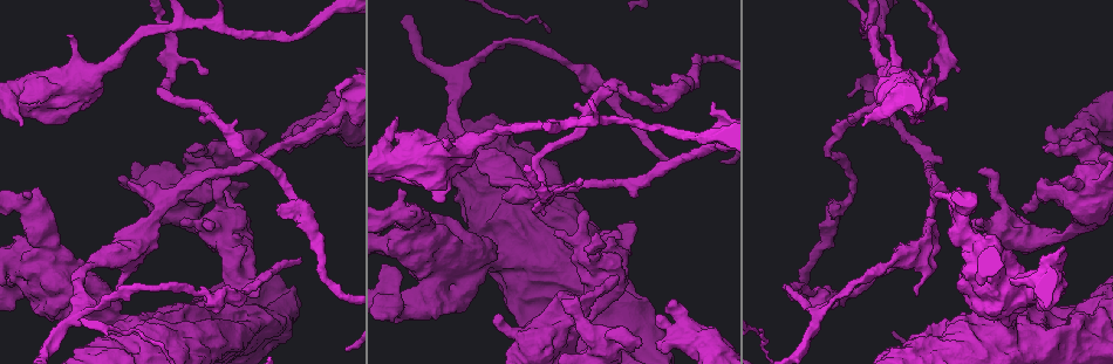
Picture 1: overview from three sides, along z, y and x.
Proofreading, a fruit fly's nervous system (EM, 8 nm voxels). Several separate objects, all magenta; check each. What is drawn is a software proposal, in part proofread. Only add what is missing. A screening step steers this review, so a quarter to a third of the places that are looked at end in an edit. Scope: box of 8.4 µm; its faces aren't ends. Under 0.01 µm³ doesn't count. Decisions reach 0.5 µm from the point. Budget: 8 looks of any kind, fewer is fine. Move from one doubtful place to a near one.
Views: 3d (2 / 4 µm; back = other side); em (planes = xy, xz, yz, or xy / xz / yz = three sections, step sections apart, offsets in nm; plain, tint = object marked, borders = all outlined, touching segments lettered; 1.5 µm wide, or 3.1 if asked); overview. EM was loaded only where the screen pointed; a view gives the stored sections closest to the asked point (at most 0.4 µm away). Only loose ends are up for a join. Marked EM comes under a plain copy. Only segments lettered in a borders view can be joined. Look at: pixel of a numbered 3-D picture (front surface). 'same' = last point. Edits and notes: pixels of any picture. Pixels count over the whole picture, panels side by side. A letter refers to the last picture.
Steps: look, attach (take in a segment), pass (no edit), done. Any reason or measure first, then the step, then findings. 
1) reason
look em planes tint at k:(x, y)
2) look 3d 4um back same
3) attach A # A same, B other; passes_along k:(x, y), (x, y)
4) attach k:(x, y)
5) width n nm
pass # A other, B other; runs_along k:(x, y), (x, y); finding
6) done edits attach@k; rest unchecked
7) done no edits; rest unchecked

an open end
look em planes borders at 1:(917, 294)

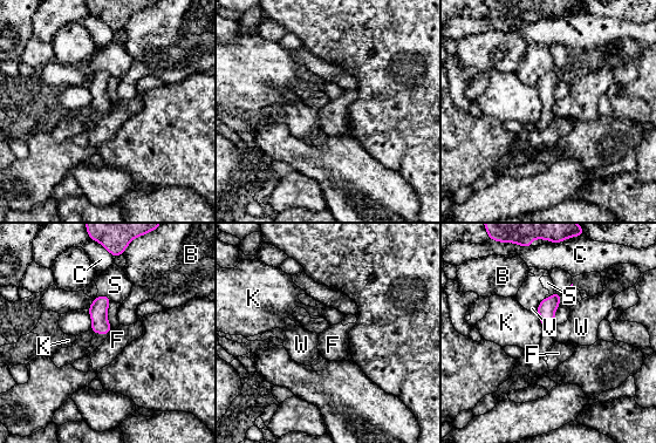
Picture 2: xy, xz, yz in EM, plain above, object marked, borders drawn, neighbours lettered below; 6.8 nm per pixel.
pass # B other, C other, F other, K other, S other, V other, W other; border 2:(555, 325), (552, 333); none of them fits

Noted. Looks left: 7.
free end
look em planes borders at 1:(256, 128)

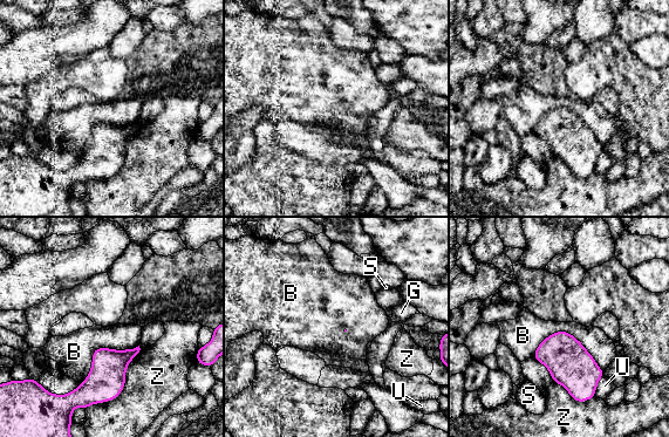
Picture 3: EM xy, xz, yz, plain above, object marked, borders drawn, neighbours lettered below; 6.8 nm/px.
pass # B other, G other, S other, U other, Z other; border 3:(532, 356), (568, 332), (602, 370); none of them fits

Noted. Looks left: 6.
an open end
look em yz step 8 borders at 1:(301, 258)

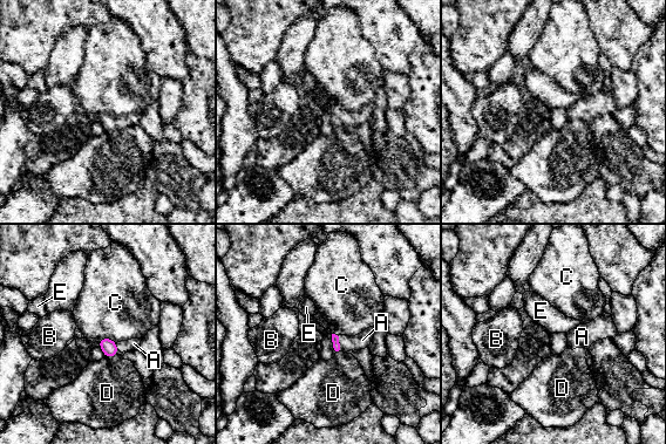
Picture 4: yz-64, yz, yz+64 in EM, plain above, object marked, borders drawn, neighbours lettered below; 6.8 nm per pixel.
look em planes borders same

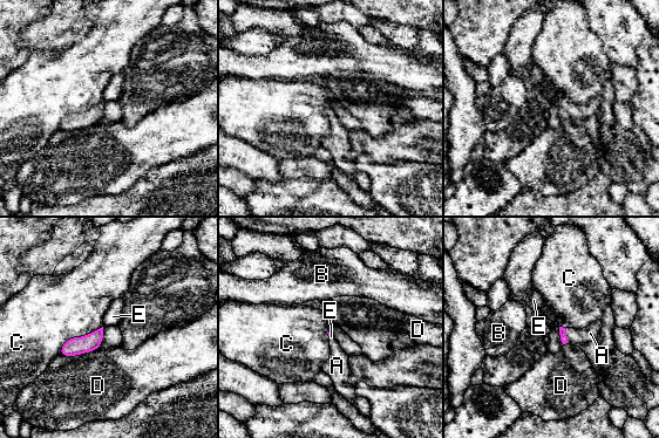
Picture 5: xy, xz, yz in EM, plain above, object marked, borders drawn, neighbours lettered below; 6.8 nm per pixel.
attach 5:(590, 333) # A same, B other, C other, D other, E other; passes_along 5:(564, 341), (566, 336), (590, 333); the neuron continues

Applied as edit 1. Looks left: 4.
done edits attach@5; rest unchecked

